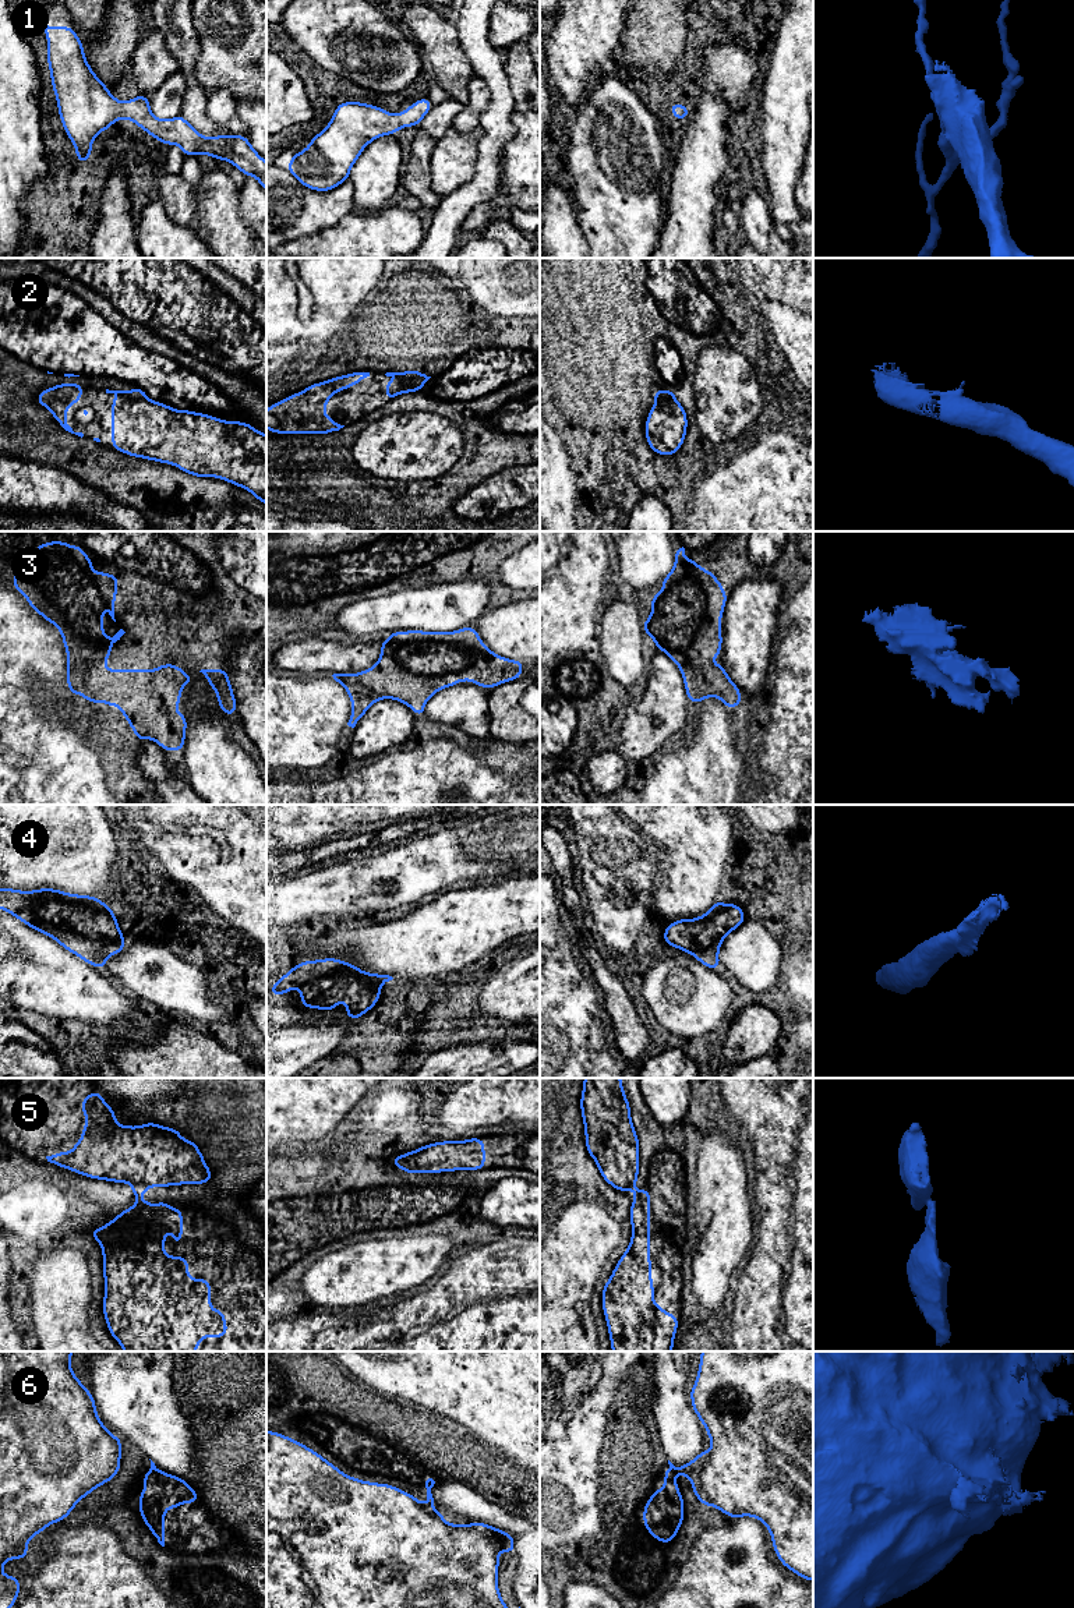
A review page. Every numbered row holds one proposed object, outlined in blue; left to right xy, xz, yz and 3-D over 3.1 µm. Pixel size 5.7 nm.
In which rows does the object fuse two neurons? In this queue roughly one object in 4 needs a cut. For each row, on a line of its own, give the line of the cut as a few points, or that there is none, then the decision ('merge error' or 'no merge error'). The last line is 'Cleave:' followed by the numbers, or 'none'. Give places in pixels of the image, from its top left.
1: no cut | no merge error
2: no cut | no merge error
3: no cut | no merge error
4: no cut | no merge error
5: xy (149, 1186), (135, 1186), (133, 1188) | merge error
6: yz (670, 1465), (677, 1470) | merge error
Cleave: 5, 6

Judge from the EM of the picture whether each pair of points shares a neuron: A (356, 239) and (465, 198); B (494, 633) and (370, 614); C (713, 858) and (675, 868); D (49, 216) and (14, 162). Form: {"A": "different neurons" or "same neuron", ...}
{"A": "different neurons", "B": "different neurons", "C": "same neuron", "D": "different neurons"}

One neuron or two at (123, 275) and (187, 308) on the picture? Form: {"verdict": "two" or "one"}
{"verdict": "one"}

